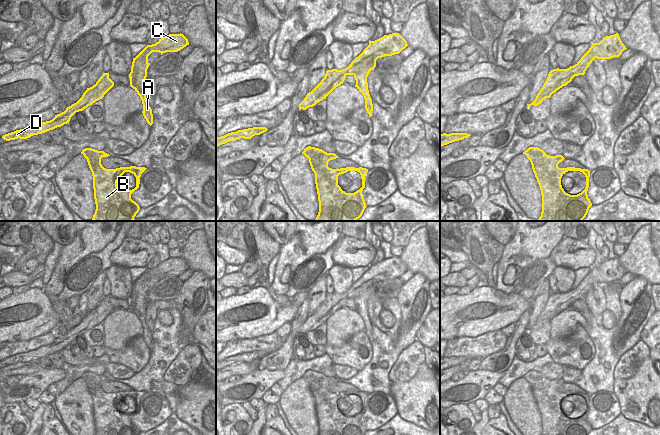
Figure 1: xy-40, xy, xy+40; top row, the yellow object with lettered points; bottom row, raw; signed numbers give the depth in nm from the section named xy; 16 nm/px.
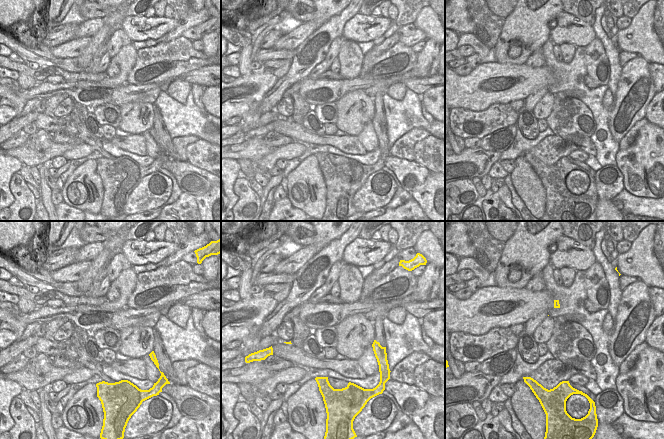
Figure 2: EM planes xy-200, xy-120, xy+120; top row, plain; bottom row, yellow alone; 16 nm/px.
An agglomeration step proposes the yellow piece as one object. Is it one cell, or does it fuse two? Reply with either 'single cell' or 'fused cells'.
fused cells

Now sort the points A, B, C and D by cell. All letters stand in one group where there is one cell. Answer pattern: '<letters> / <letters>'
A B / C D

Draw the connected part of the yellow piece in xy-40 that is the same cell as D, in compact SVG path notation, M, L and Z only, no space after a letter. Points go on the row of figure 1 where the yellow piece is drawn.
M103 73L96 84L90 88L87 88L82 97L76 103L67 107L64 112L55 115L52 120L39 123L36 126L26 129L16 130L3 135L2 138L6 141L15 140L18 138L27 139L33 135L42 134L57 127L61 127L64 124L69 123L71 117L76 112L83 111L88 106L102 99L113 86L114 82L109 78L109 73Z

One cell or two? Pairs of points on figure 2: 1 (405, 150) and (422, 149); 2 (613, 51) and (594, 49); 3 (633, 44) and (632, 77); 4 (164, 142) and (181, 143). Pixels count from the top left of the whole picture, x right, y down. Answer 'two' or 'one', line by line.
1: two
2: two
3: two
4: two

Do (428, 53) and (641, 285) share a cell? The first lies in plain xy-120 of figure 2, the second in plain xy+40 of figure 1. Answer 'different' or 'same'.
same

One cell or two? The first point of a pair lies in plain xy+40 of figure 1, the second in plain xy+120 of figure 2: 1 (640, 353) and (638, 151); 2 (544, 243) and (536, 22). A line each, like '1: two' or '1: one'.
1: two
2: one

